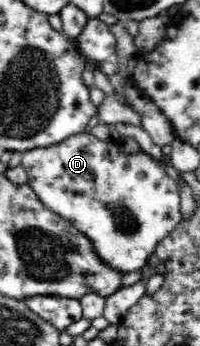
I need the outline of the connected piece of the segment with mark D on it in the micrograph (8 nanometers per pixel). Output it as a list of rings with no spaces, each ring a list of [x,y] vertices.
[[[81,132],[63,142],[27,150],[22,166],[38,200],[73,222],[93,242],[101,261],[125,275],[143,269],[161,240],[181,223],[180,188],[162,163],[142,150],[123,154],[120,143]]]

